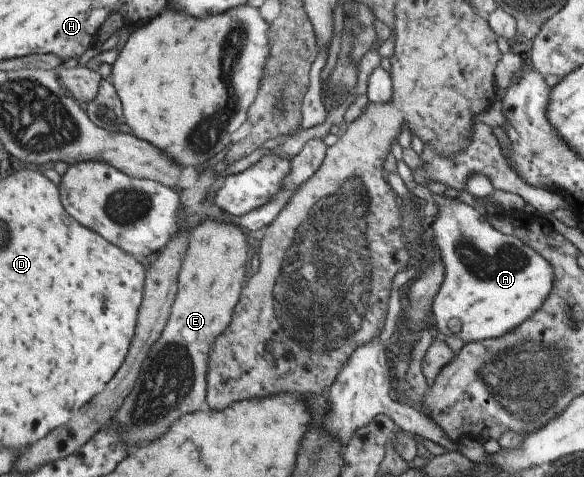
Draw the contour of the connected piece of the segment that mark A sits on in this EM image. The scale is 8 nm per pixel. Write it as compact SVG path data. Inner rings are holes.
M431 192L431 197L437 212L430 226L443 265L443 278L431 304L433 330L439 337L455 336L469 343L499 338L523 324L551 292L549 262L517 237L489 226L483 209L456 201L450 192Z

